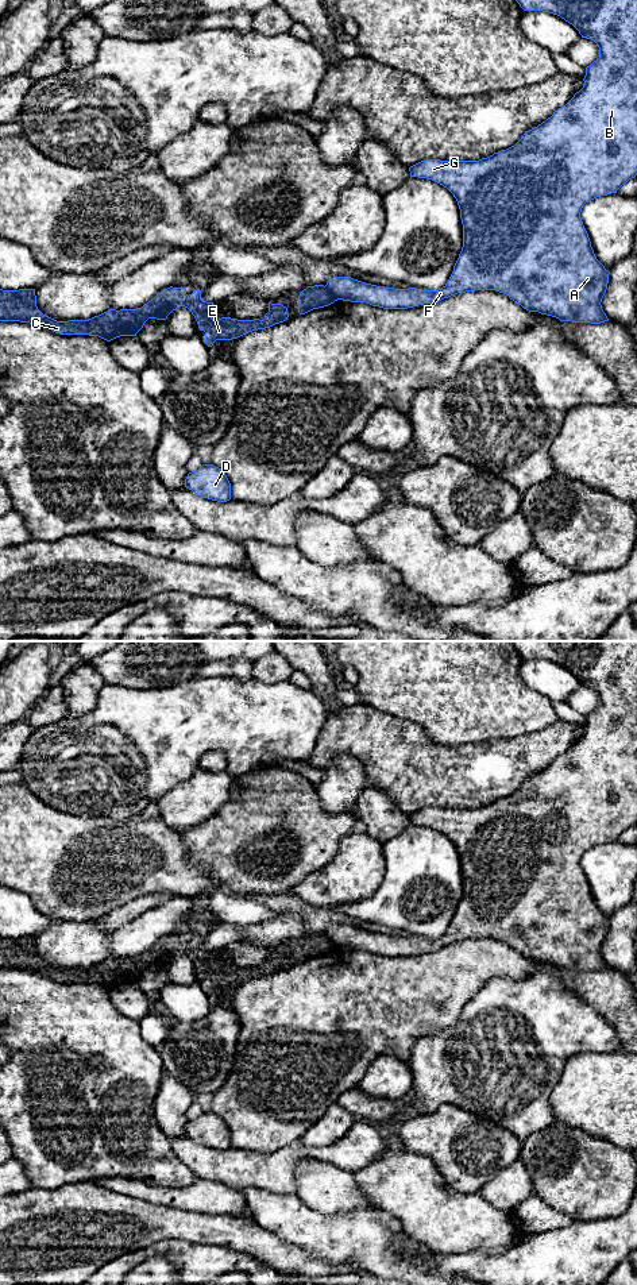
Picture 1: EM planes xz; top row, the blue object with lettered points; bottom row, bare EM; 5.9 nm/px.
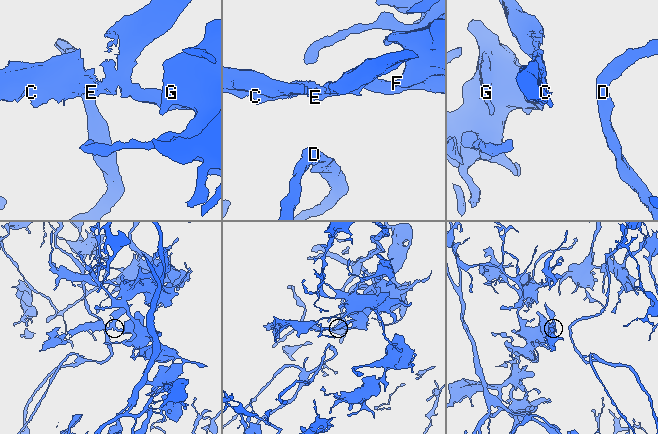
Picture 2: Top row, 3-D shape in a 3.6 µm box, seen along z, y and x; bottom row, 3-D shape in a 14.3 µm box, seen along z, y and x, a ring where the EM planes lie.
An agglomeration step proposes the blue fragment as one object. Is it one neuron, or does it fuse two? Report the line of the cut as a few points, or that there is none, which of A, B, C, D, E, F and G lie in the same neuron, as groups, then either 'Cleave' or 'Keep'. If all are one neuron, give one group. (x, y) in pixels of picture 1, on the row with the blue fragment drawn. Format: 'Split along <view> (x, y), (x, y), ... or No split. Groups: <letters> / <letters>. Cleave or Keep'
Split along xz (324, 286), (338, 298). Groups: A B D F G / C E. Cleave

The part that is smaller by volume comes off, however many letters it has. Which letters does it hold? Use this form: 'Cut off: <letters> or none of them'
Cut off: C, E

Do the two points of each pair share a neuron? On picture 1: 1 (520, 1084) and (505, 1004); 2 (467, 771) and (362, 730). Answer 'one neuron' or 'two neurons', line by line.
1: one neuron
2: one neuron

